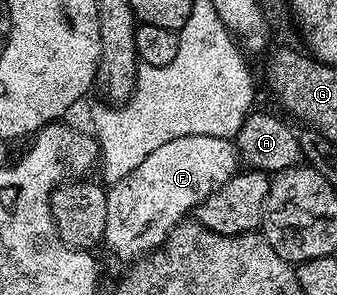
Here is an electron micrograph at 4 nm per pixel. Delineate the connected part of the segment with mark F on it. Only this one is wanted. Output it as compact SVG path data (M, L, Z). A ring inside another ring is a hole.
M184 135L156 147L128 175L106 189L108 223L105 248L122 249L129 259L138 259L166 241L166 236L197 210L198 204L218 186L239 172L238 146L231 138L212 135Z

